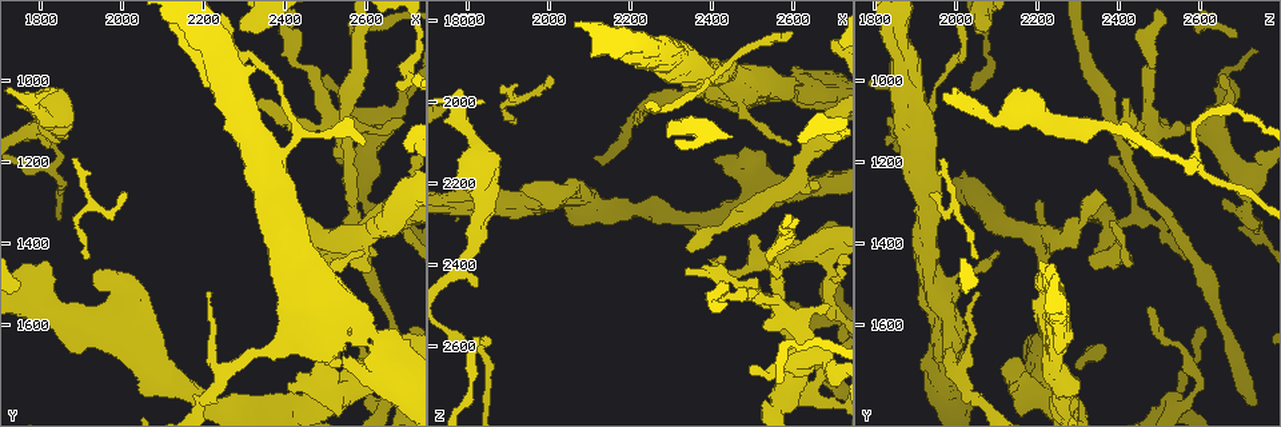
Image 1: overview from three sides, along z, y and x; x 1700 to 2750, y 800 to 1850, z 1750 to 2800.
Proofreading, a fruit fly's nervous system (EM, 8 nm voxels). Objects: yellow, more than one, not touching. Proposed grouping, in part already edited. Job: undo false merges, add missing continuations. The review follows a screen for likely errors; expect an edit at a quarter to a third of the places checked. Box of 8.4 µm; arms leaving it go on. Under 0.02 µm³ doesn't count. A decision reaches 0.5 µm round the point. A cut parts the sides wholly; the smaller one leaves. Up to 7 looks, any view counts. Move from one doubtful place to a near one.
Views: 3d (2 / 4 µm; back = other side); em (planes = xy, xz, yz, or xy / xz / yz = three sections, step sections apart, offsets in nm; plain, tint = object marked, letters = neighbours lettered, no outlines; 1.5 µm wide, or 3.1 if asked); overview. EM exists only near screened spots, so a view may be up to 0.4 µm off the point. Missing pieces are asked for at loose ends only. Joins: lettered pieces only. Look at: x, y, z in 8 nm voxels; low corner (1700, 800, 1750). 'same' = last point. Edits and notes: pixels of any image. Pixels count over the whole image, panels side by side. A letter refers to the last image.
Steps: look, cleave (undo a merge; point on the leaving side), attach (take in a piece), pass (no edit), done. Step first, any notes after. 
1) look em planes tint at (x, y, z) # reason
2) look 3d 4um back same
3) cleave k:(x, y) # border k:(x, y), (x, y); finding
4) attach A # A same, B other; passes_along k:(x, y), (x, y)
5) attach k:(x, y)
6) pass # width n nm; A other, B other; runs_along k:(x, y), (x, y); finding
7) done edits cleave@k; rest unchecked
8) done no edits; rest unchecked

look 3d 2um at (2055, 1540, 2220) # abrupt turn

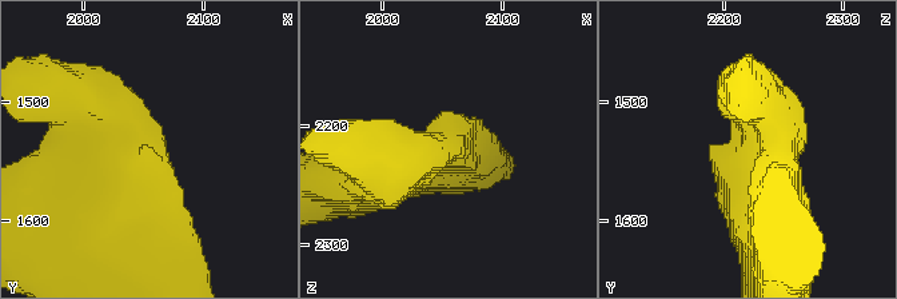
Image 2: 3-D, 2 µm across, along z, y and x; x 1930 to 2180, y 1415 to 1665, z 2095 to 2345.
look em planes plain at (2050, 1534, 2216) # need the tissue

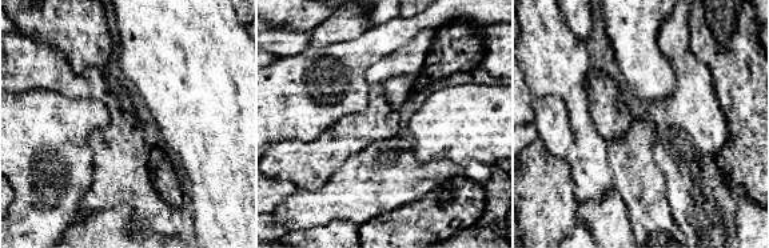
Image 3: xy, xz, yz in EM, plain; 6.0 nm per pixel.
look em planes letters same # what lies round it

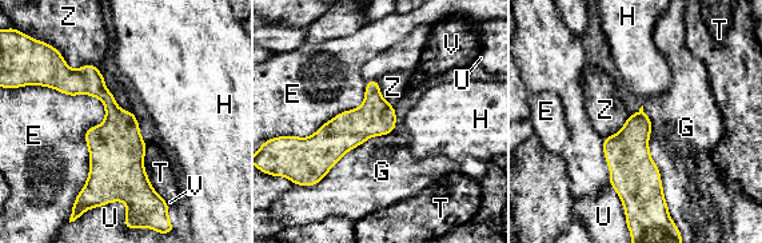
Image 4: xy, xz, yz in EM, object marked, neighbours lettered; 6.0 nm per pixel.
pass # width 170 nm; E other, G other, H other, T other, U other, V other, Z other; border 4:(27, 84), (103, 104), (74, 200); all the same neuron

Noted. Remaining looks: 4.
look 3d 4um at (2495, 980, 2655) # branch stops here

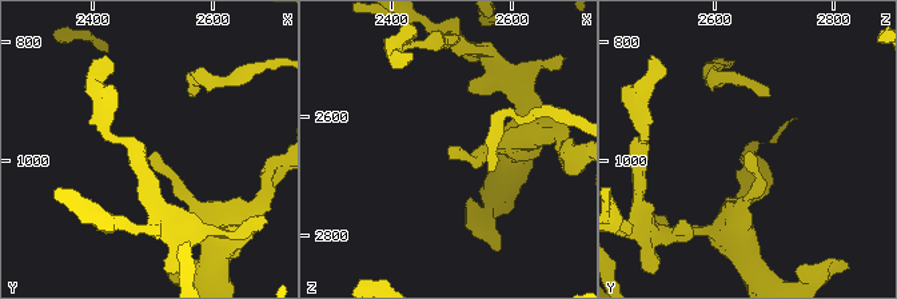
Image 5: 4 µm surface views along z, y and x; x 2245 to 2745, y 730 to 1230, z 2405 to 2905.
look em planes plain at (2500, 980, 2655)

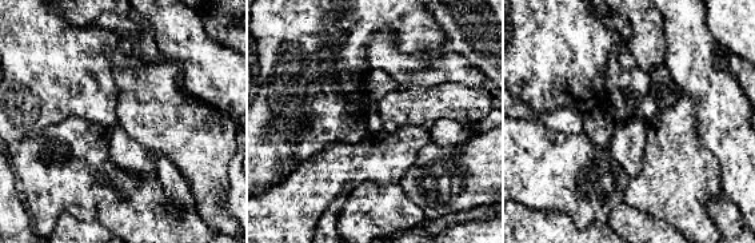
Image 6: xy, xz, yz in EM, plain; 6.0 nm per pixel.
look em planes letters same # see the neighbours

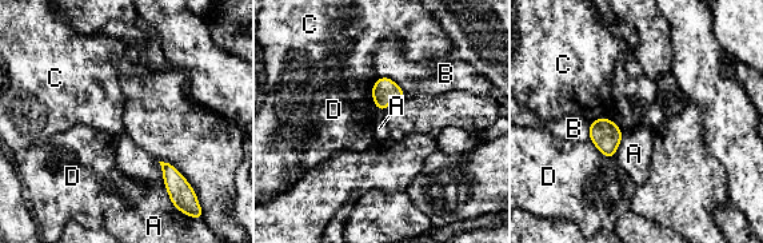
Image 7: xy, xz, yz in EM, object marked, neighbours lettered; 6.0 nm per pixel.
pass # longest_contact B 200 nm; A other, B other, C other, D other; border 7:(600, 118), (590, 123); none of them fits

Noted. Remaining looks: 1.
done no edits; rest unchecked

